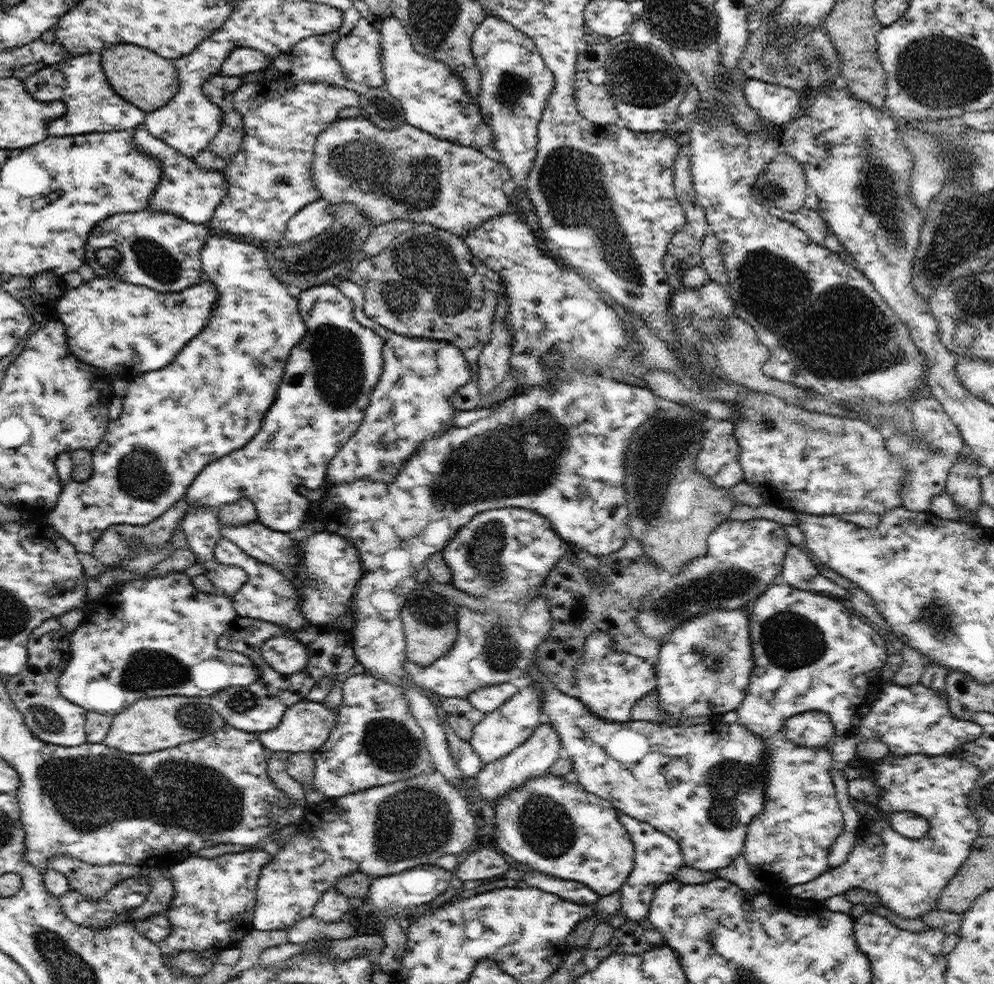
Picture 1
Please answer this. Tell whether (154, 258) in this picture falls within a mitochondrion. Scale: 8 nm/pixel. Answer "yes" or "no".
yes

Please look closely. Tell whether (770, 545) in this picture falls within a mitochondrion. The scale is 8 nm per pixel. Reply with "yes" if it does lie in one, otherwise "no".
no

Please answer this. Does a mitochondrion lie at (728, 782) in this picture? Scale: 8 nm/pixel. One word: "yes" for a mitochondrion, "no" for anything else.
yes

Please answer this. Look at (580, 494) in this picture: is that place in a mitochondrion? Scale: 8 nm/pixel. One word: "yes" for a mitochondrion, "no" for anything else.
yes

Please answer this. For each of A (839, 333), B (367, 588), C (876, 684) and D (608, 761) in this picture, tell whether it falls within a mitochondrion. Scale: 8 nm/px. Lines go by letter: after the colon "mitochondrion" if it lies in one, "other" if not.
A: mitochondrion
B: other
C: other
D: other

